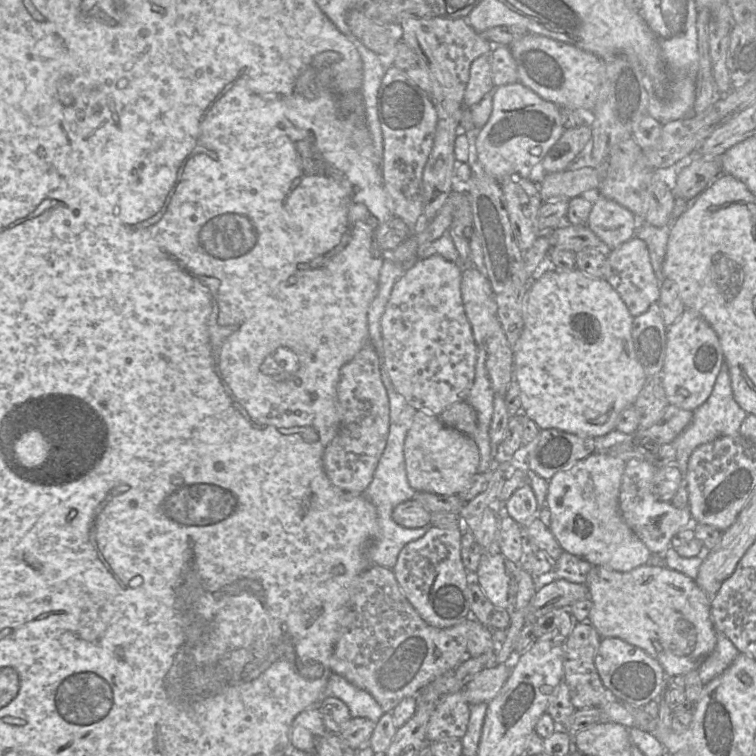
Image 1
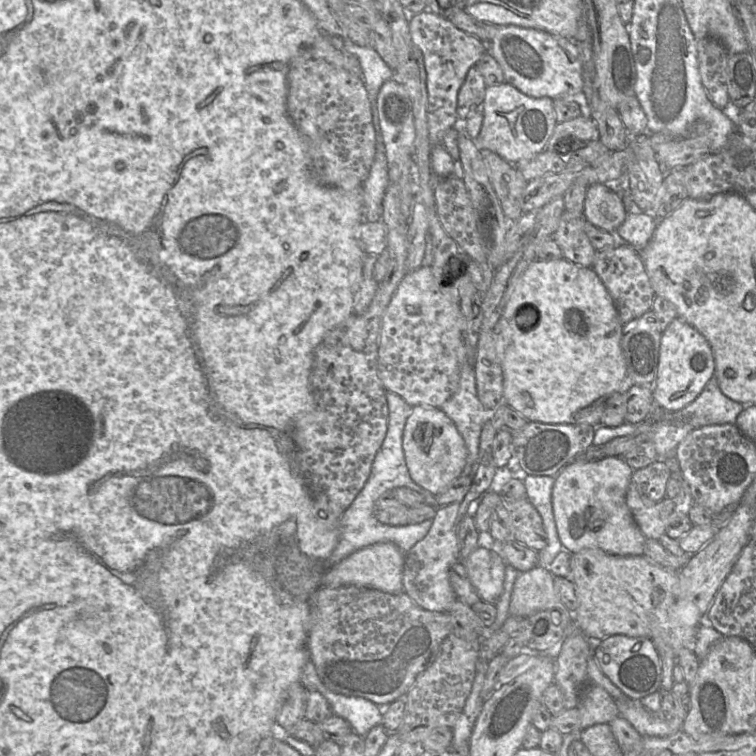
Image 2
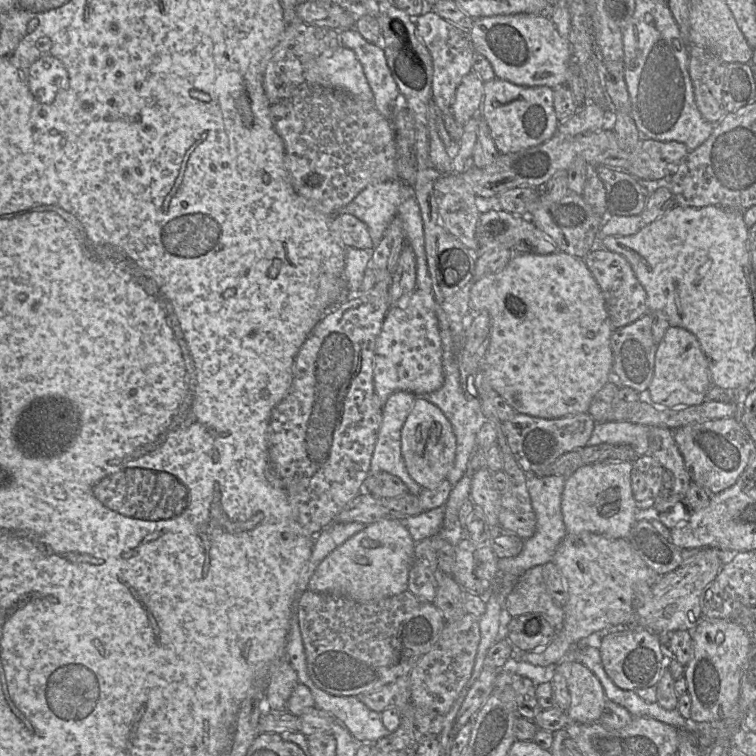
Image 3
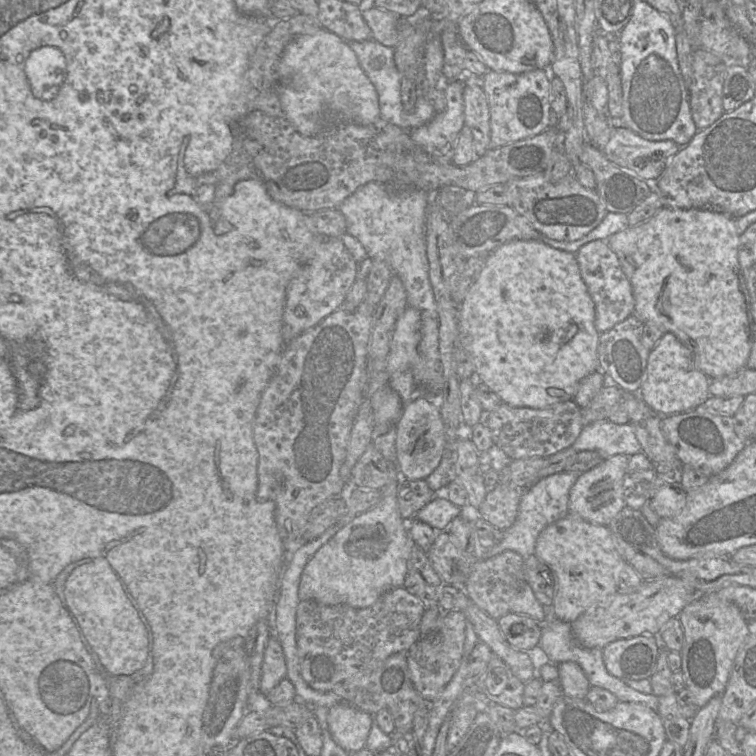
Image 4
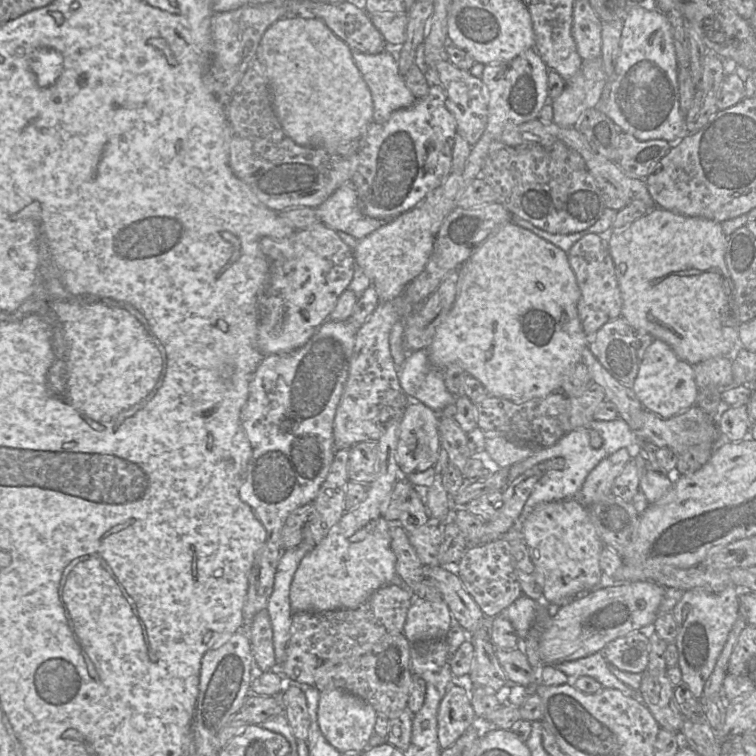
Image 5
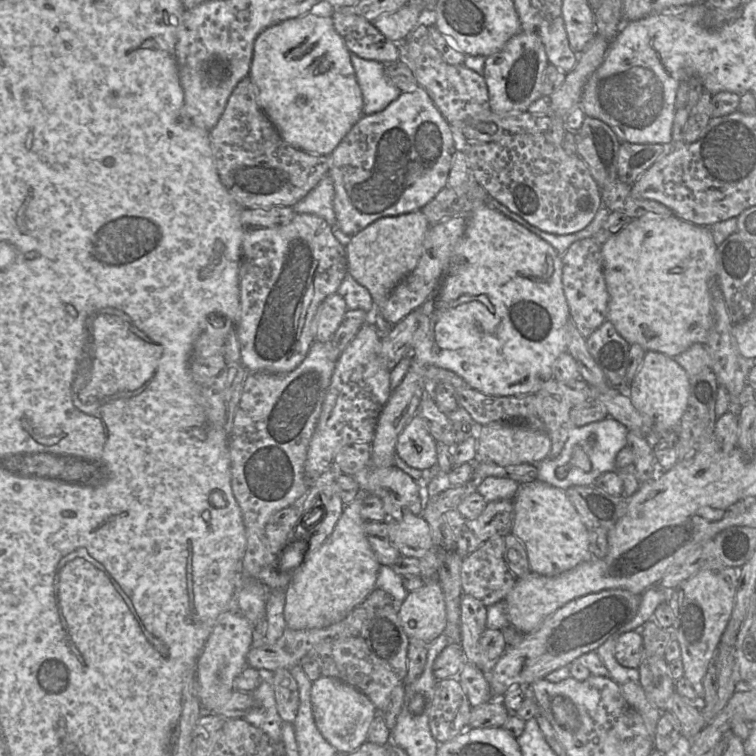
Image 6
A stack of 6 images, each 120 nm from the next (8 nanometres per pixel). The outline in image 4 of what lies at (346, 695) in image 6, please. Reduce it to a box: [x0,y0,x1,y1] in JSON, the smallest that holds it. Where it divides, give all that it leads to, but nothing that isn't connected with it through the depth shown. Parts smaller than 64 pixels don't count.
[328,701,374,753]

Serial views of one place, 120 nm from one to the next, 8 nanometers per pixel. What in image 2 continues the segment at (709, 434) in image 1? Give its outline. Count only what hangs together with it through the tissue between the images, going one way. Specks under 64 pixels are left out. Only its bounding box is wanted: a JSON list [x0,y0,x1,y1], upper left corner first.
[647,372,749,463]

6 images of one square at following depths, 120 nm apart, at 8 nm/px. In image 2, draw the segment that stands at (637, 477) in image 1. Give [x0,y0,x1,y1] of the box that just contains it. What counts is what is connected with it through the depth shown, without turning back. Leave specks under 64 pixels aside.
[626,457,694,540]

